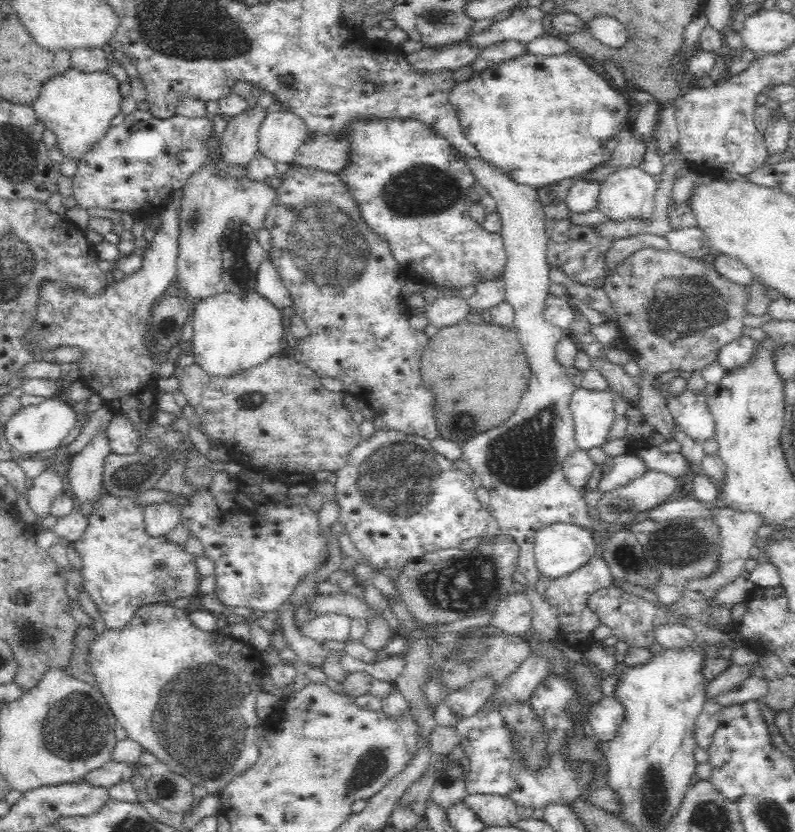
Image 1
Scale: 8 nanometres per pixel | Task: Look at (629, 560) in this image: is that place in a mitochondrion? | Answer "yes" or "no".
yes

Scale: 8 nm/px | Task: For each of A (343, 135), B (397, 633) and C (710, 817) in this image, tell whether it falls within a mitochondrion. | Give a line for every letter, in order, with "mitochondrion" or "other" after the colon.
A: other
B: other
C: mitochondrion

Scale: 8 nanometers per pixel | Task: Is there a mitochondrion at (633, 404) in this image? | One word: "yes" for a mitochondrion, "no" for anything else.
no

